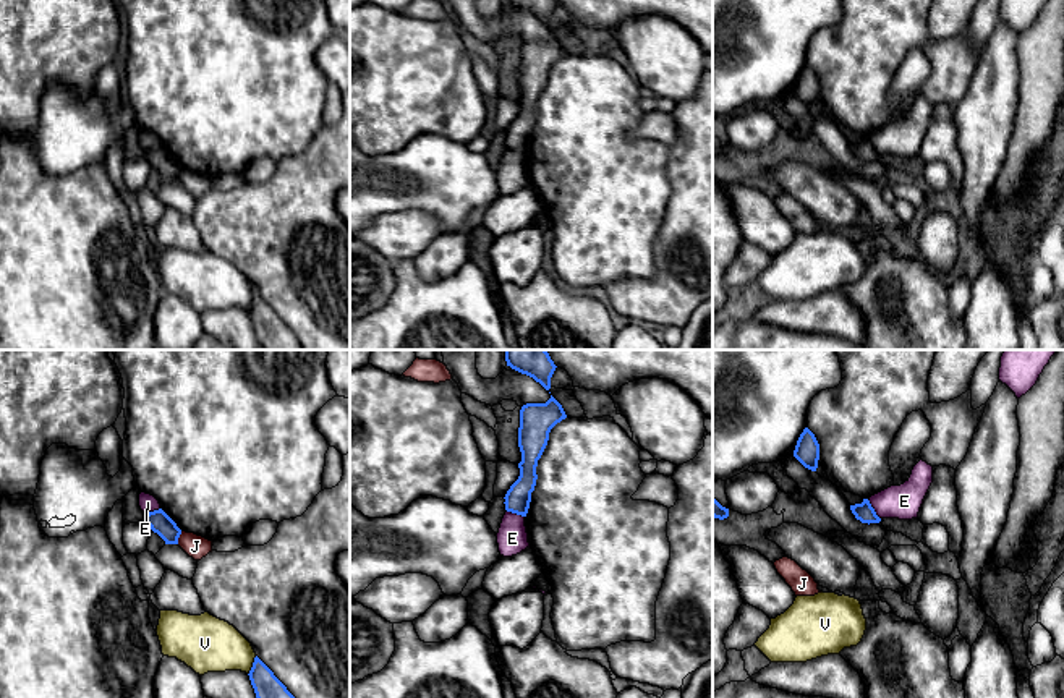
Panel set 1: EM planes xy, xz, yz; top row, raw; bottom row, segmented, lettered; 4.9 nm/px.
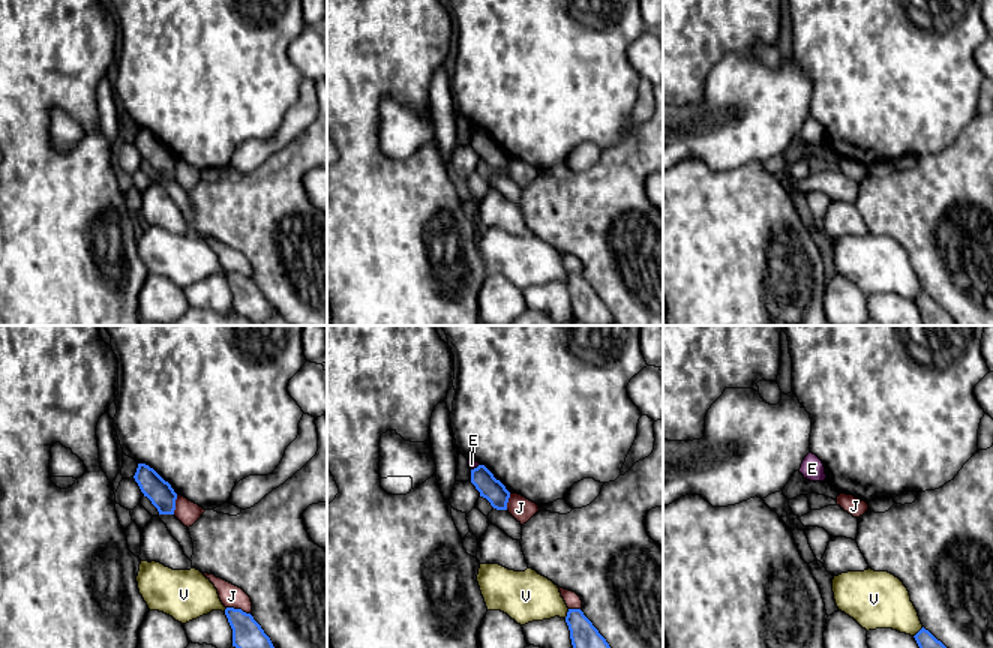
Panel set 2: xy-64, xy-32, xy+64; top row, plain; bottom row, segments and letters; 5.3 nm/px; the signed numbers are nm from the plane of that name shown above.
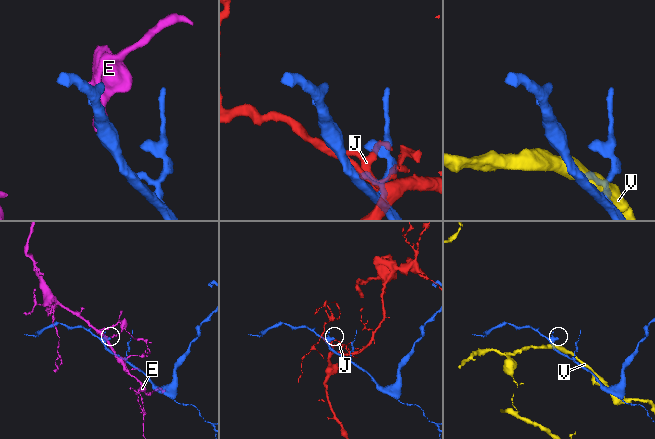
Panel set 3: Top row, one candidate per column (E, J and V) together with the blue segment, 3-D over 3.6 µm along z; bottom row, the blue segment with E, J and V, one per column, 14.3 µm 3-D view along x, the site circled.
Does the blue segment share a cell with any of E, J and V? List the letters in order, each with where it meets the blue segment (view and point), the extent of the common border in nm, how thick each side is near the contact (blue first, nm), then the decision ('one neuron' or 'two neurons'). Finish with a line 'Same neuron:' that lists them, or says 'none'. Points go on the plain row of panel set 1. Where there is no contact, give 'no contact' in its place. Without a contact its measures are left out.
E: yz (873, 146) | 120 nm | 90/170 nm | two neurons
J: xy (178, 174) | 70 nm | 110/110 nm | two neurons
V: xy (253, 303) | 100 nm | 180/280 nm | two neurons
Same neuron: none

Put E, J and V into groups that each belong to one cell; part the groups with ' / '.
E / J / V

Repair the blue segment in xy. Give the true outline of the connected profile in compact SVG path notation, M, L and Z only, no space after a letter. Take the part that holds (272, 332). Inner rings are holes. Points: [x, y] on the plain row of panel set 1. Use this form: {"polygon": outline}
{"polygon": "M257 293L248 313L262 350L301 350L296 335Z"}

